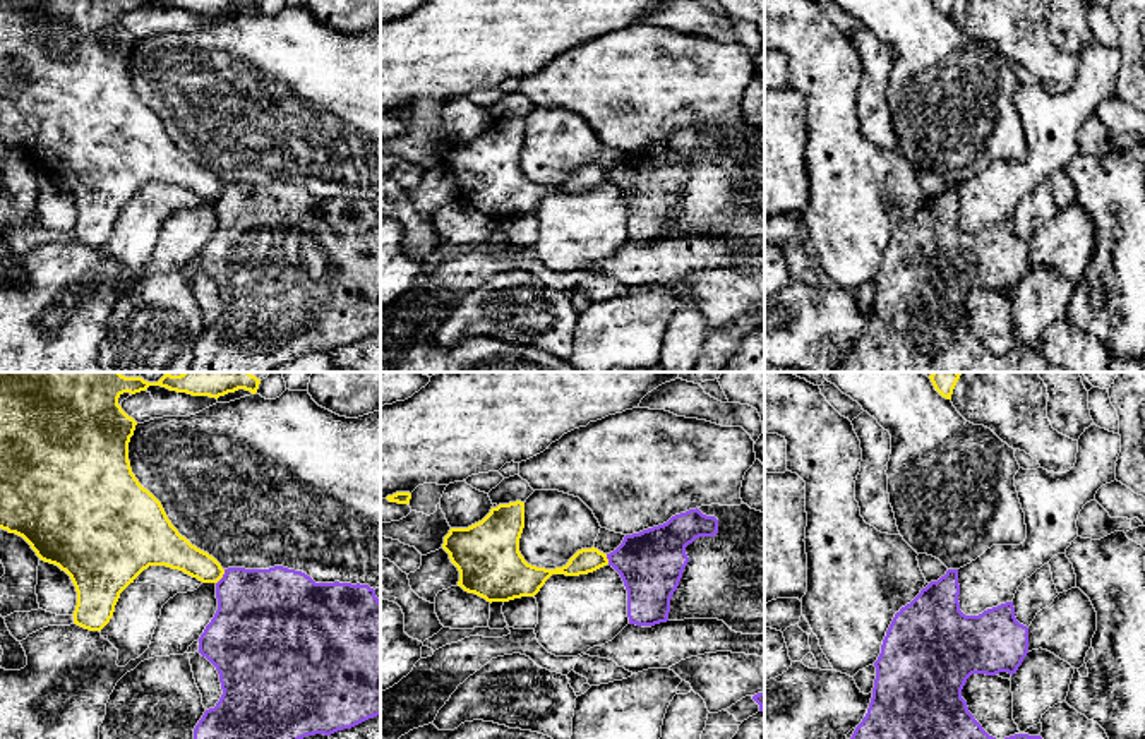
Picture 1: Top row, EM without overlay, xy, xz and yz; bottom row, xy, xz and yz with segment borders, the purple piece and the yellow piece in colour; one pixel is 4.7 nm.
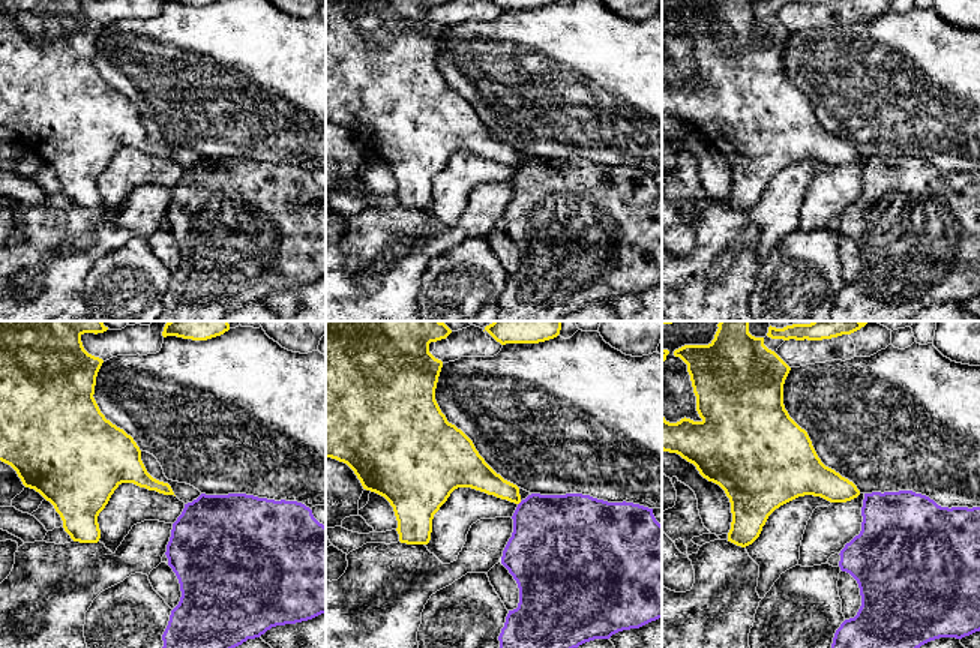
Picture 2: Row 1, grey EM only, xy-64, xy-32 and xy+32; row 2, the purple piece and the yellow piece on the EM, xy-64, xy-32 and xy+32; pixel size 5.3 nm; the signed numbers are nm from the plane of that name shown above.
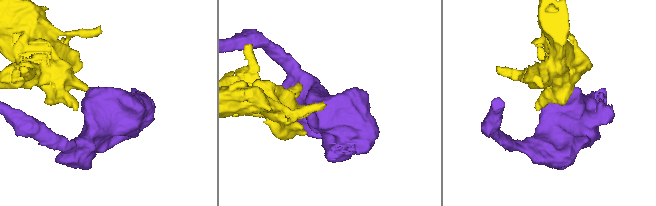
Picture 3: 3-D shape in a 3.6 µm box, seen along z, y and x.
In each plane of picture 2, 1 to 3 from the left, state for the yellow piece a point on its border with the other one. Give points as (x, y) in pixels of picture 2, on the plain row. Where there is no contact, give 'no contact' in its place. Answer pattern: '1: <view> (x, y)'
1: no contact
2: xy-32 (520, 167)
3: no contact

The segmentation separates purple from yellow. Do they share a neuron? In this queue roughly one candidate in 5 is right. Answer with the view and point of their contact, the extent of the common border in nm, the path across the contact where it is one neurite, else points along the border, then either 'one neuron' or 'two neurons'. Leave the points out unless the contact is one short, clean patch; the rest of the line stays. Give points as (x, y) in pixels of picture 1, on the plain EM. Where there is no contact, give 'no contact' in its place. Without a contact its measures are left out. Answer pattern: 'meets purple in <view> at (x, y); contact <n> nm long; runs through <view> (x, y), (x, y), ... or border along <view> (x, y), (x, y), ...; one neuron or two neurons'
meets purple in xy at (223, 192); contact 80 nm long; border along xy (225, 186), (216, 199); two neurons

